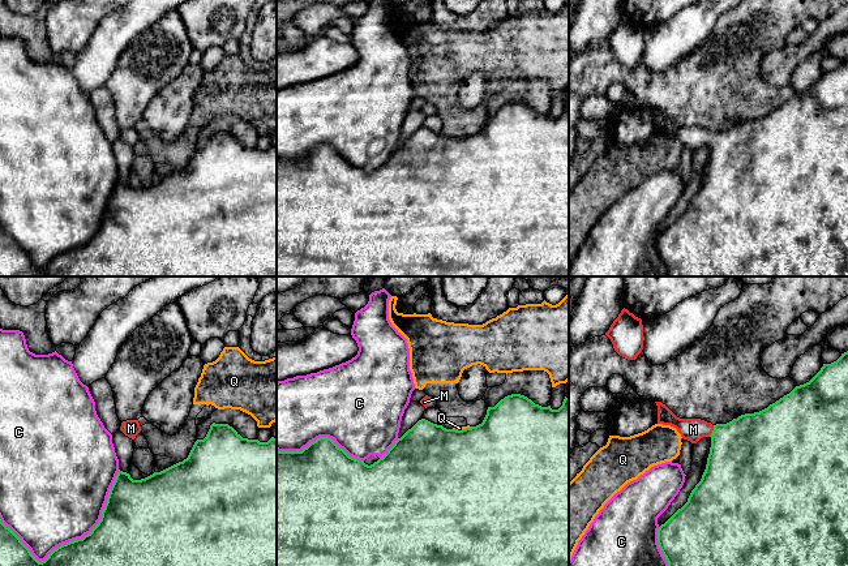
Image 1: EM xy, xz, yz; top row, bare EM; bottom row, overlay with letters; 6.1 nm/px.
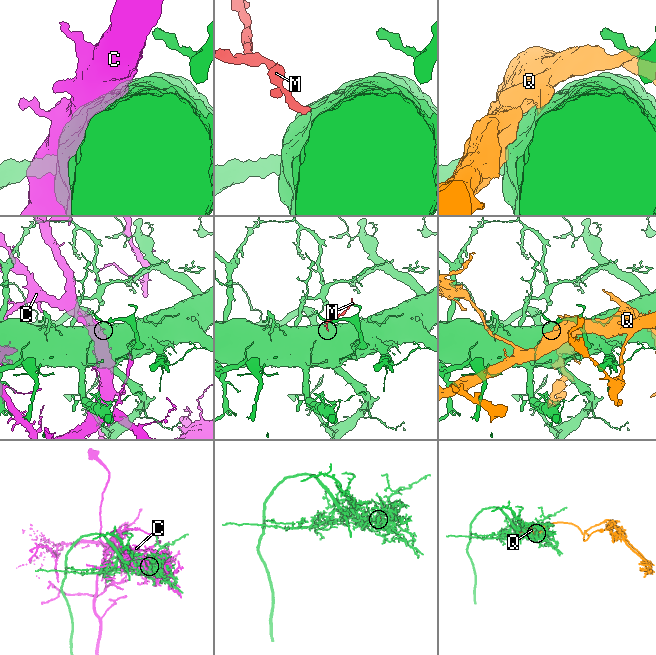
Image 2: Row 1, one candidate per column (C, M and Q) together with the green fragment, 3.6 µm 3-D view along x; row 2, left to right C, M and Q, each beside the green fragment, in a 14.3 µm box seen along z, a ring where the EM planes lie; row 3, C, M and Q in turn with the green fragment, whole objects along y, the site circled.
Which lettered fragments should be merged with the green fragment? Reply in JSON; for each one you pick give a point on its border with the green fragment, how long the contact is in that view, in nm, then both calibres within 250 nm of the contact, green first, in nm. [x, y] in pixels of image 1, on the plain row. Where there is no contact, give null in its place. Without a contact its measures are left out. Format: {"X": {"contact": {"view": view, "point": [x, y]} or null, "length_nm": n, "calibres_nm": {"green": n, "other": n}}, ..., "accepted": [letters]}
{"M": {"contact": {"view": "yz", "point": [712, 138]}, "length_nm": 80, "calibres_nm": {"green": 440, "other": 140}}, "accepted": ["M"]}

